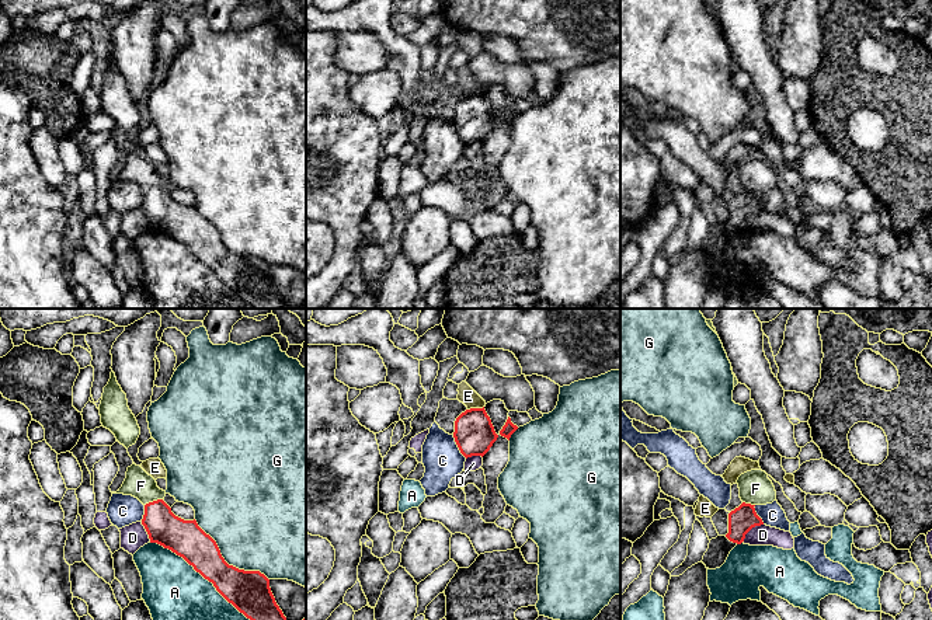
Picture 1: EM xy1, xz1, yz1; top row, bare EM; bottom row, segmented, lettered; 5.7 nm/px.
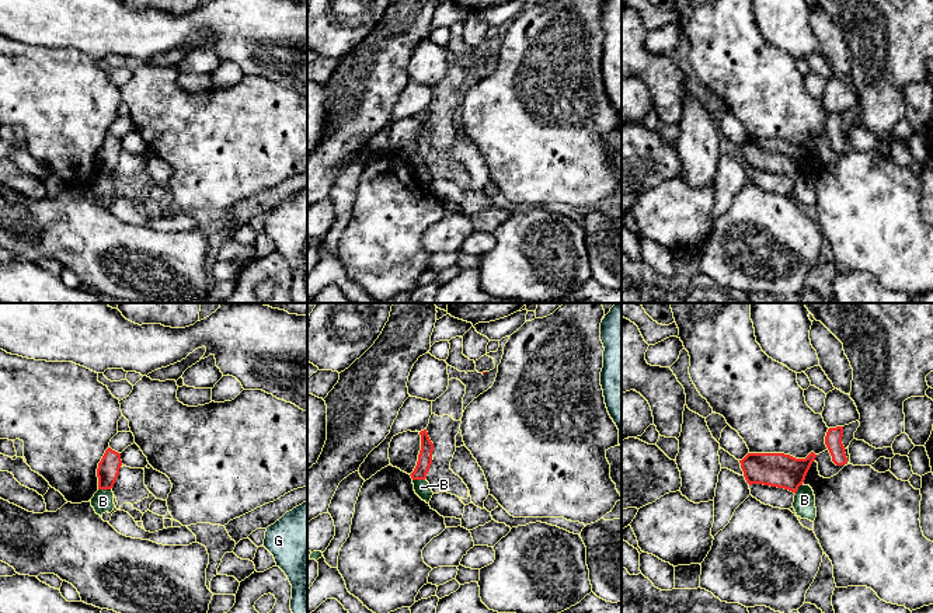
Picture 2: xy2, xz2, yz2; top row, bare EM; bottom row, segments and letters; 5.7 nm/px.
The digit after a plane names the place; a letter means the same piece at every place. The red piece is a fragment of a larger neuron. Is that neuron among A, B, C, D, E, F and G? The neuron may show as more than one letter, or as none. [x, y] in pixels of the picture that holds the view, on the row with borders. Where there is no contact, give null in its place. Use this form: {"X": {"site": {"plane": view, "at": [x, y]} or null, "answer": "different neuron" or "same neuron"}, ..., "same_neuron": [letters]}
{"A": {"site": {"plane": "xy1", "at": [201, 574]}, "answer": "different neuron"}, "B": {"site": {"plane": "xy2", "at": [104, 488]}, "answer": "different neuron"}, "C": {"site": {"plane": "xz1", "at": [458, 446]}, "answer": "different neuron"}, "D": {"site": {"plane": "yz1", "at": [750, 529]}, "answer": "different neuron"}, "E": {"site": {"plane": "xz1", "at": [475, 408]}, "answer": "different neuron"}, "F": {"site": {"plane": "xy1", "at": [153, 501]}, "answer": "same neuron"}, "G": {"site": {"plane": "xy1", "at": [225, 561]}, "answer": "different neuron"}, "same_neuron": ["F"]}

